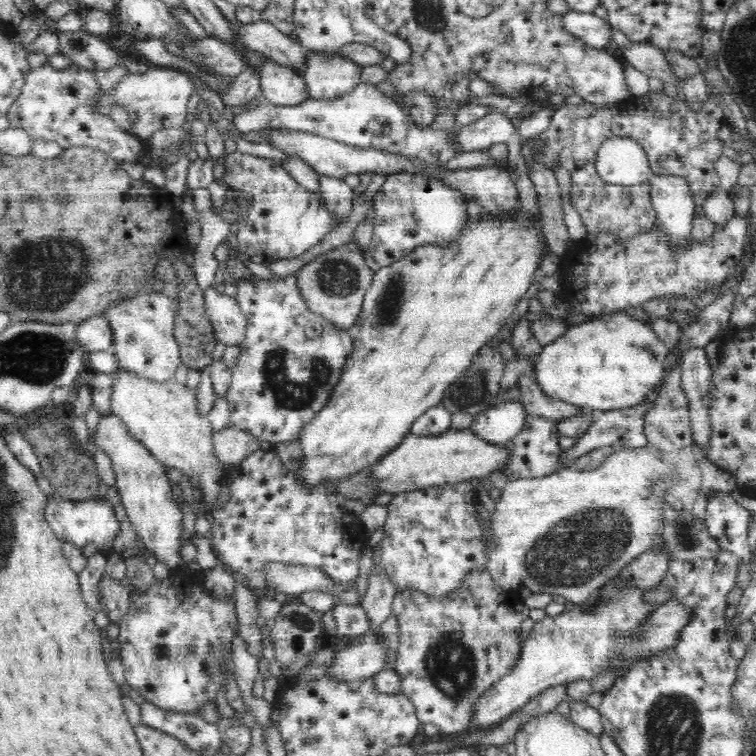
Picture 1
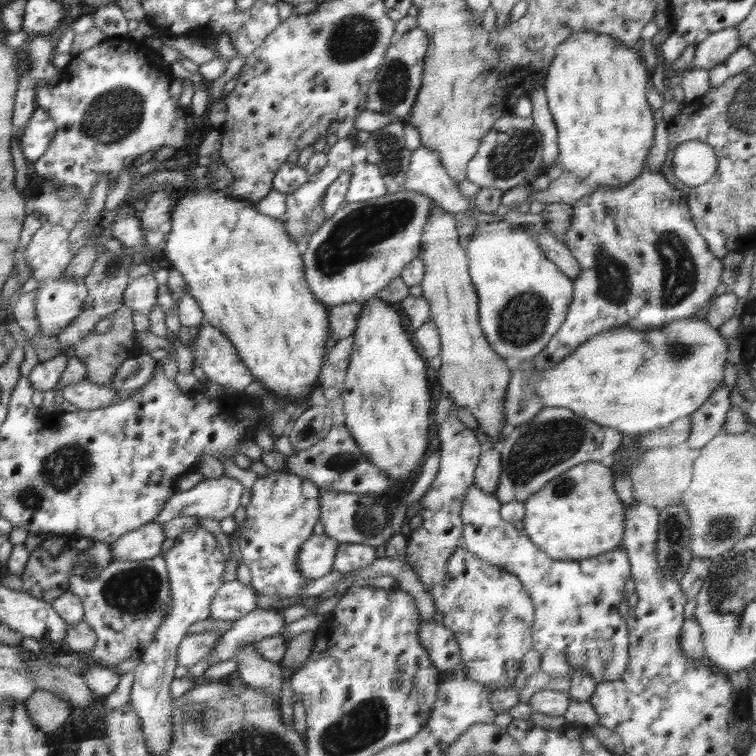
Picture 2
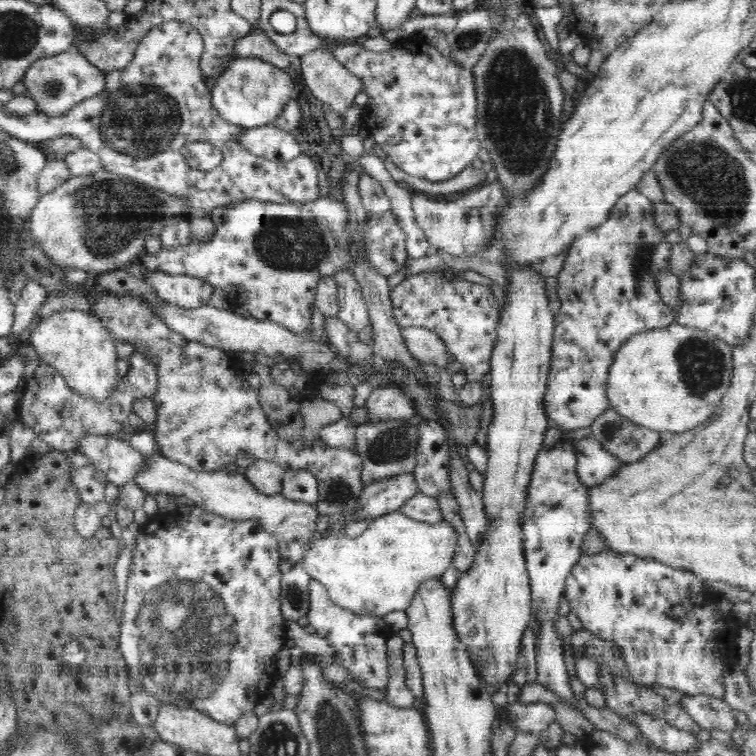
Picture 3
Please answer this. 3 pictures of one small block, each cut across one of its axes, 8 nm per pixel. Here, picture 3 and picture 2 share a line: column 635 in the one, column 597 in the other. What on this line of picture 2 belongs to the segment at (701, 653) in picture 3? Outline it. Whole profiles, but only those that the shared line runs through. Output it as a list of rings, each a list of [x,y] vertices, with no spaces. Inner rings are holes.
[[[472,484],[472,487],[468,487],[461,510],[462,546],[476,557],[512,573],[527,589],[535,608],[530,648],[538,650],[541,656],[546,651],[560,652],[567,656],[571,666],[580,665],[584,671],[588,671],[596,684],[604,680],[619,679],[626,669],[630,646],[626,617],[618,613],[618,605],[626,595],[624,584],[631,578],[626,548],[620,544],[611,551],[579,561],[554,560],[532,543],[523,534],[523,530],[517,530],[512,523],[502,520],[500,507],[501,502],[495,494],[480,489],[478,485]]]

